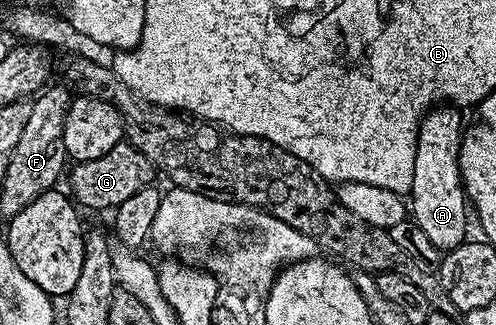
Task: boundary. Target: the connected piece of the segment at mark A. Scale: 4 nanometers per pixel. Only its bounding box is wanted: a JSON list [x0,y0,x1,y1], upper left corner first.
[410,105,470,253]

